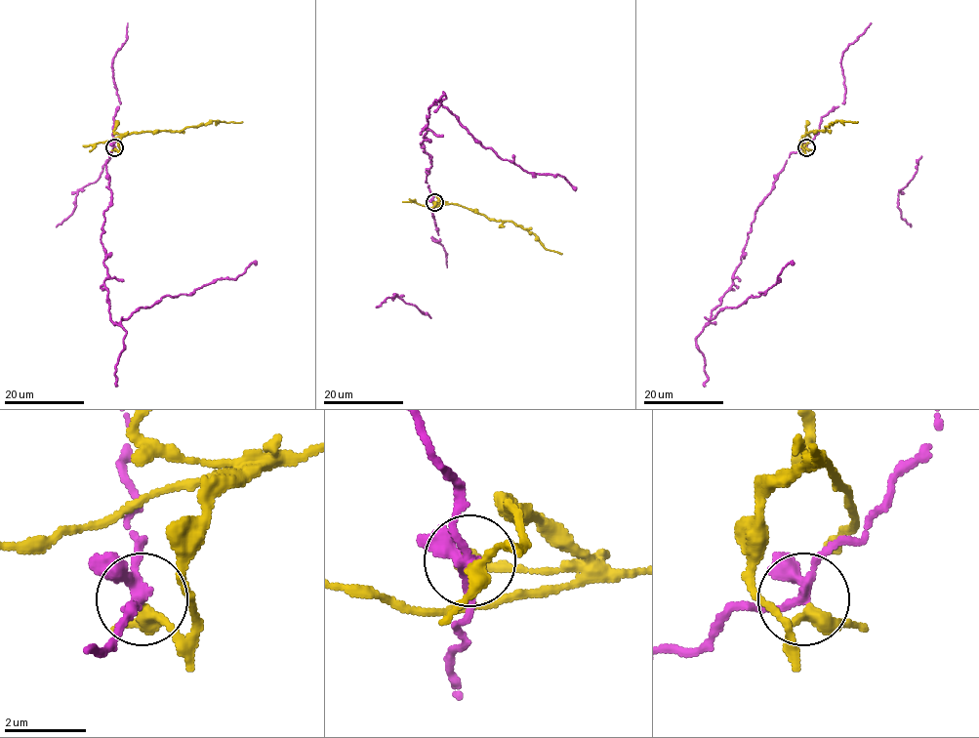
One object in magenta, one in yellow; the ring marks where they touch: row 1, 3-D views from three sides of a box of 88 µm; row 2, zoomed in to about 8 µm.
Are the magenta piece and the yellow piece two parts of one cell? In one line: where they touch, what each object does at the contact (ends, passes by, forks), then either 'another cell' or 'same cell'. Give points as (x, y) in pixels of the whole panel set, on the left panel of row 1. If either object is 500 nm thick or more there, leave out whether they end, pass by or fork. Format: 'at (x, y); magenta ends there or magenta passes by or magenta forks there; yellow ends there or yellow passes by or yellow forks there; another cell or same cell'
at (114, 147); magenta forks there; yellow passes by; another cell

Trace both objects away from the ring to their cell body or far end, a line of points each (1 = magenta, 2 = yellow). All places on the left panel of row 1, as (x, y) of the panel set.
1: (114, 147), (106, 161), (111, 203), (101, 242), (114, 323), (166, 295), (233, 279), (257, 263)
2: (114, 148), (119, 150), (119, 140), (129, 133), (181, 131), (214, 120), (242, 121)

